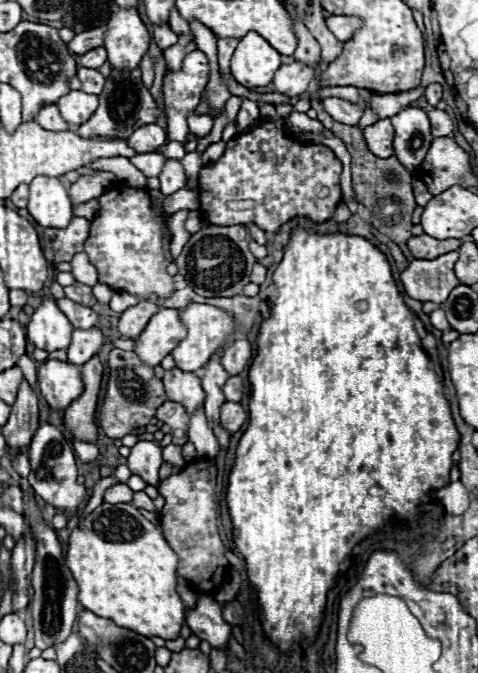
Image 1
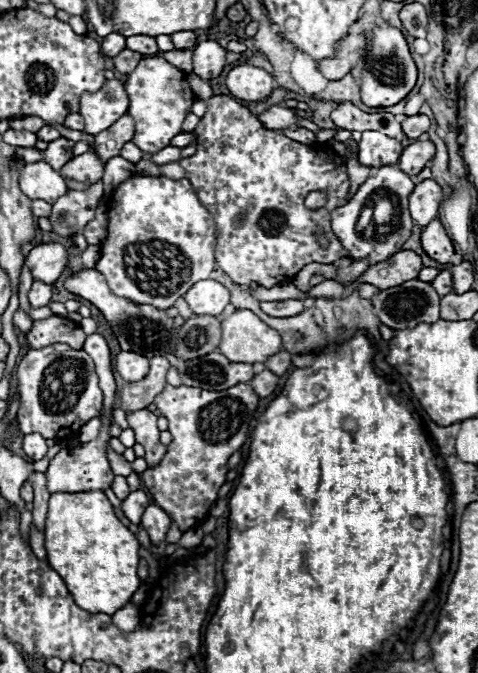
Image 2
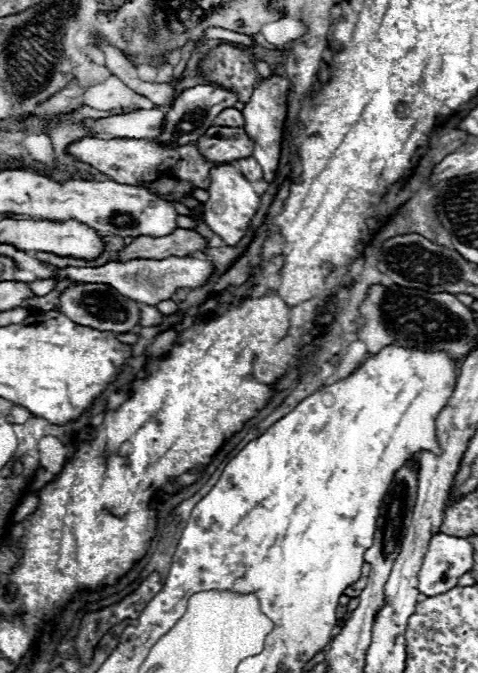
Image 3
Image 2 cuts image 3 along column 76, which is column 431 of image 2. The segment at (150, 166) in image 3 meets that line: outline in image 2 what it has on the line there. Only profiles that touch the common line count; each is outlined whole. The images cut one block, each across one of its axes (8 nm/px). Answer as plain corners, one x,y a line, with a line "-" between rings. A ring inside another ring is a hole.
418,140
404,148
404,152
400,156
400,168
406,174
414,176
434,158
434,154
436,154
436,148
430,140

